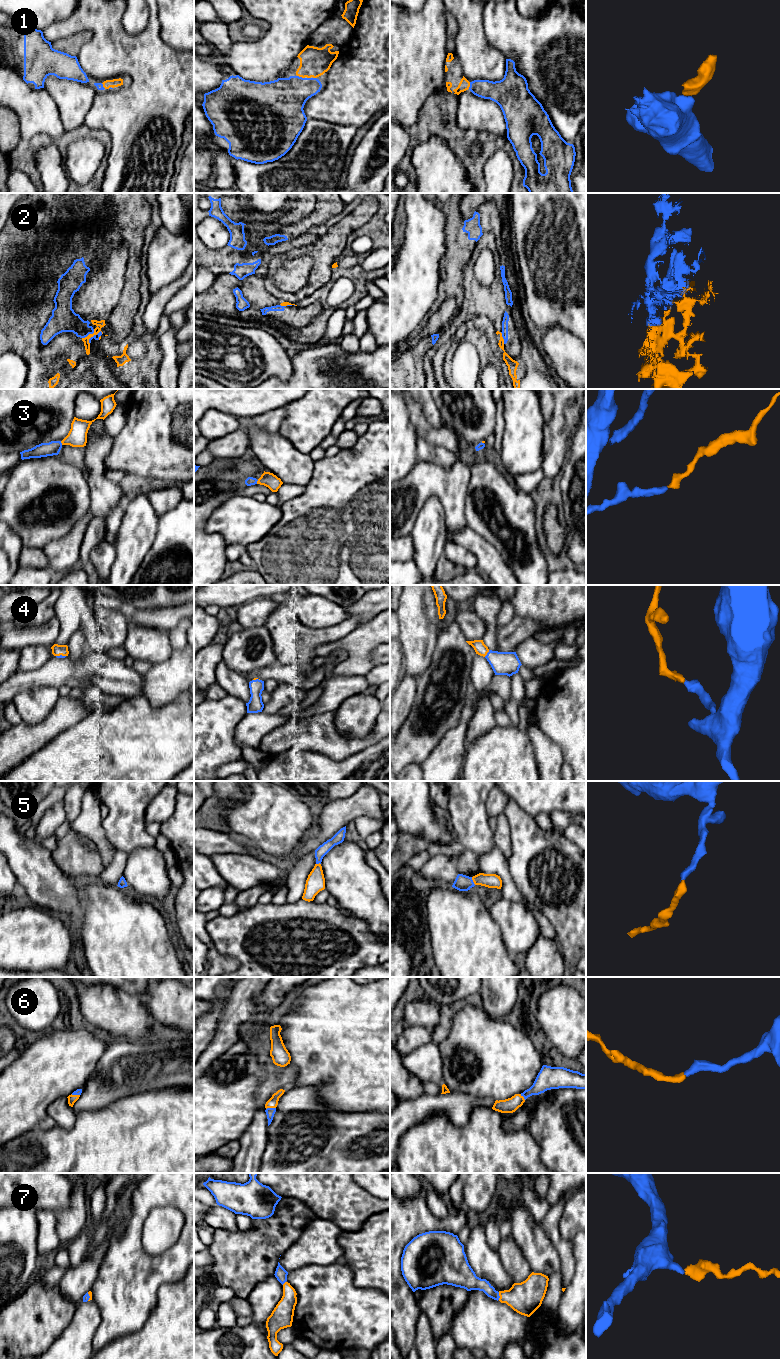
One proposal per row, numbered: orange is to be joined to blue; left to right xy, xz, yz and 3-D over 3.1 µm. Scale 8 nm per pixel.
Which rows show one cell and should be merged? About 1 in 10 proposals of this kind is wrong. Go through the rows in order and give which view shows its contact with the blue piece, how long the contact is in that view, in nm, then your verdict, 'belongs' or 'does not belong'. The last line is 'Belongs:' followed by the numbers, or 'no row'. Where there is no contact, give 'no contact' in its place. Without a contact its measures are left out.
1: meets blue in xz; contact 70 nm long; belongs
2: meets blue in yz; contact 100 nm long; does not belong
3: meets blue in xy; contact 40 nm long; belongs
4: meets blue in yz; contact 70 nm long; belongs
5: meets blue in yz; contact 70 nm long; belongs
6: meets blue in xz; contact 80 nm long; belongs
7: meets blue in yz; contact 60 nm long; belongs
Belongs: 1, 3, 4, 5, 6, 7

